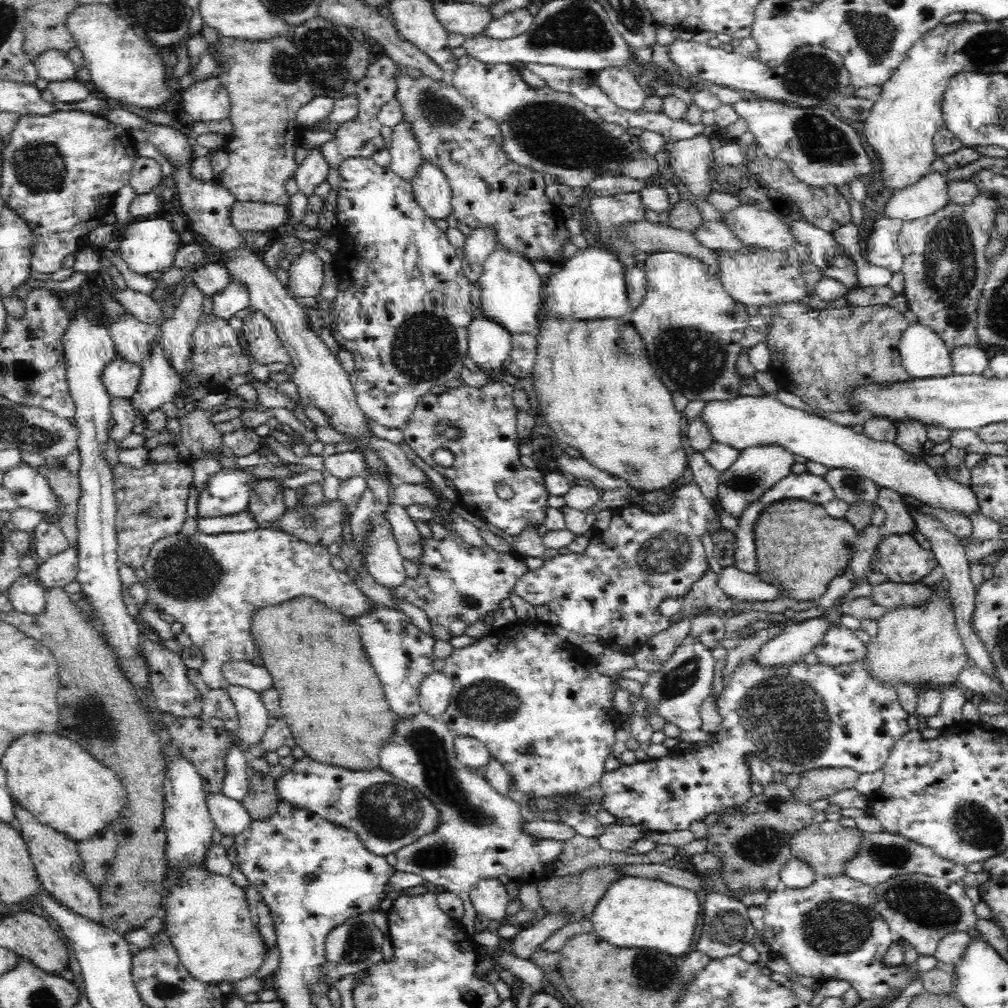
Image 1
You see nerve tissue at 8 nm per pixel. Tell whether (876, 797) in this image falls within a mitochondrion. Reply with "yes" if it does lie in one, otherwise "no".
no

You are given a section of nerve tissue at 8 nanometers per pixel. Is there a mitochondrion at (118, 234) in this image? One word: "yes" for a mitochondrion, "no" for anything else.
no

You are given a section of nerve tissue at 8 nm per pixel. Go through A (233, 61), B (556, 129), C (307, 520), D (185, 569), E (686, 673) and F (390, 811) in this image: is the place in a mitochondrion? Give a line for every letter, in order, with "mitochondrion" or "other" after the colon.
A: other
B: mitochondrion
C: mitochondrion
D: mitochondrion
E: mitochondrion
F: mitochondrion

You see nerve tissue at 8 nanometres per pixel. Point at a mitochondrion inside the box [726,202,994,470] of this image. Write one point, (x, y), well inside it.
(951, 238)

